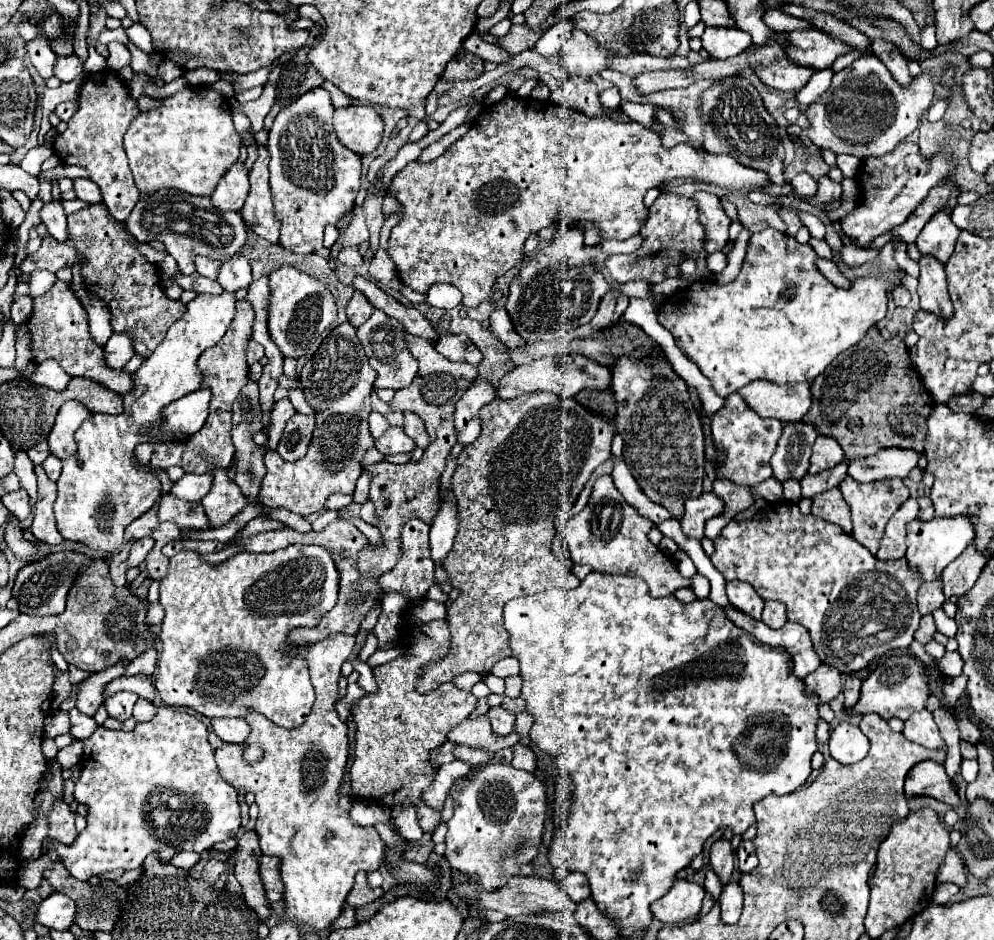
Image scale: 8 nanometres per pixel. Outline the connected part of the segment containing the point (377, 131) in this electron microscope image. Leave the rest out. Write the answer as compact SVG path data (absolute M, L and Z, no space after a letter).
M349 105L335 109L333 131L347 149L363 155L373 153L379 145L383 121L371 105Z

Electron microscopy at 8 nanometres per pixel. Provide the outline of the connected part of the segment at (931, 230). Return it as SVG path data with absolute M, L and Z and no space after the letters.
M943 209L935 213L931 221L923 227L917 237L917 247L921 253L935 255L937 259L941 259L941 263L947 263L959 233L961 229L951 221L951 211Z

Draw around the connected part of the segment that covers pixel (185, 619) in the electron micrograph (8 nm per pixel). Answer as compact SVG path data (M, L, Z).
M289 545L289 547L277 549L273 553L253 553L253 555L237 553L219 565L211 565L211 563L203 561L197 551L191 551L191 549L179 551L177 555L171 557L169 575L161 581L159 603L165 609L165 619L163 619L163 625L159 631L159 639L161 639L163 647L161 647L161 659L157 665L157 675L155 675L155 689L161 697L161 701L165 705L173 705L173 707L189 707L189 709L193 709L193 711L197 711L209 719L213 719L213 717L243 717L247 709L255 709L279 727L287 727L287 729L301 727L305 723L307 715L311 713L311 707L315 701L315 691L313 691L313 685L309 681L309 669L307 669L305 661L283 661L281 647L287 643L287 633L291 629L317 625L319 619L335 607L337 593L339 593L339 571L337 571L337 565L333 561L333 553L325 547L319 547L319 545Z

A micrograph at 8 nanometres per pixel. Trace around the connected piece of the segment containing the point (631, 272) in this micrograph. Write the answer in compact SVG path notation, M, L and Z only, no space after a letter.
M661 191L649 209L649 219L645 229L641 229L643 245L631 255L613 255L605 259L605 269L609 277L617 283L627 283L633 279L645 279L647 283L661 283L667 279L667 267L679 267L685 259L695 259L697 253L705 251L705 229L697 219L697 207L687 197L671 191Z

